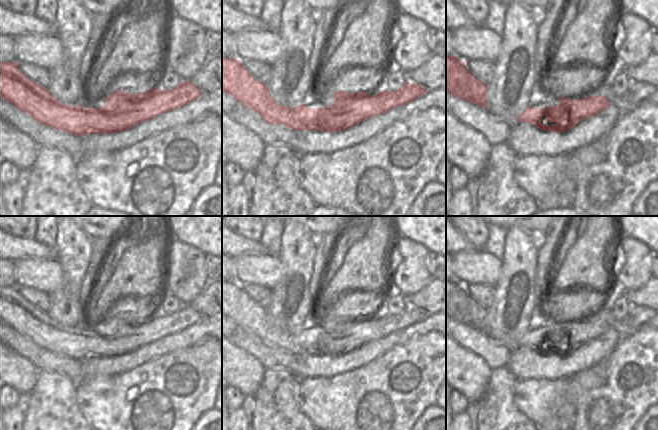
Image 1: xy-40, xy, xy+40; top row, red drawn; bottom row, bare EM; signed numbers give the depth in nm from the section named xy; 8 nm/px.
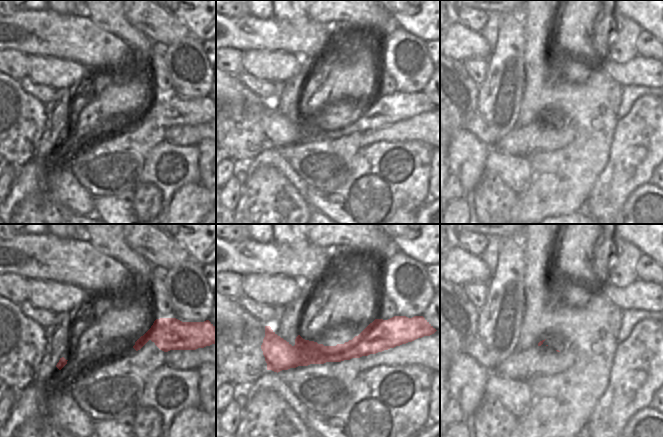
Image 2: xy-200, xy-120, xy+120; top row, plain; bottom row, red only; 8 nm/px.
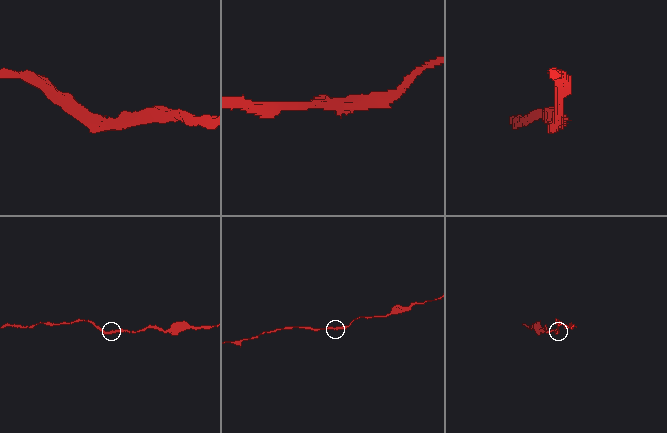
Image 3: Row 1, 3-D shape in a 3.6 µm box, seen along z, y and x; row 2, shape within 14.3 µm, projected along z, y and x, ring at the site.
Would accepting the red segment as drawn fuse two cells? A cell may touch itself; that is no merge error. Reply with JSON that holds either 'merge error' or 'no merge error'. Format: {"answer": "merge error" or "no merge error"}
{"answer": "no merge error"}

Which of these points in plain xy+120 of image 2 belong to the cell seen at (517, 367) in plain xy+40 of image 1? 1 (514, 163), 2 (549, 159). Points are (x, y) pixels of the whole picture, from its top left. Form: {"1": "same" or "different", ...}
{"1": "different", "2": "different"}

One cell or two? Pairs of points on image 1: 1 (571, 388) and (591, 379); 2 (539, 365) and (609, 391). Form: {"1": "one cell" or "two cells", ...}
{"1": "one cell", "2": "two cells"}

